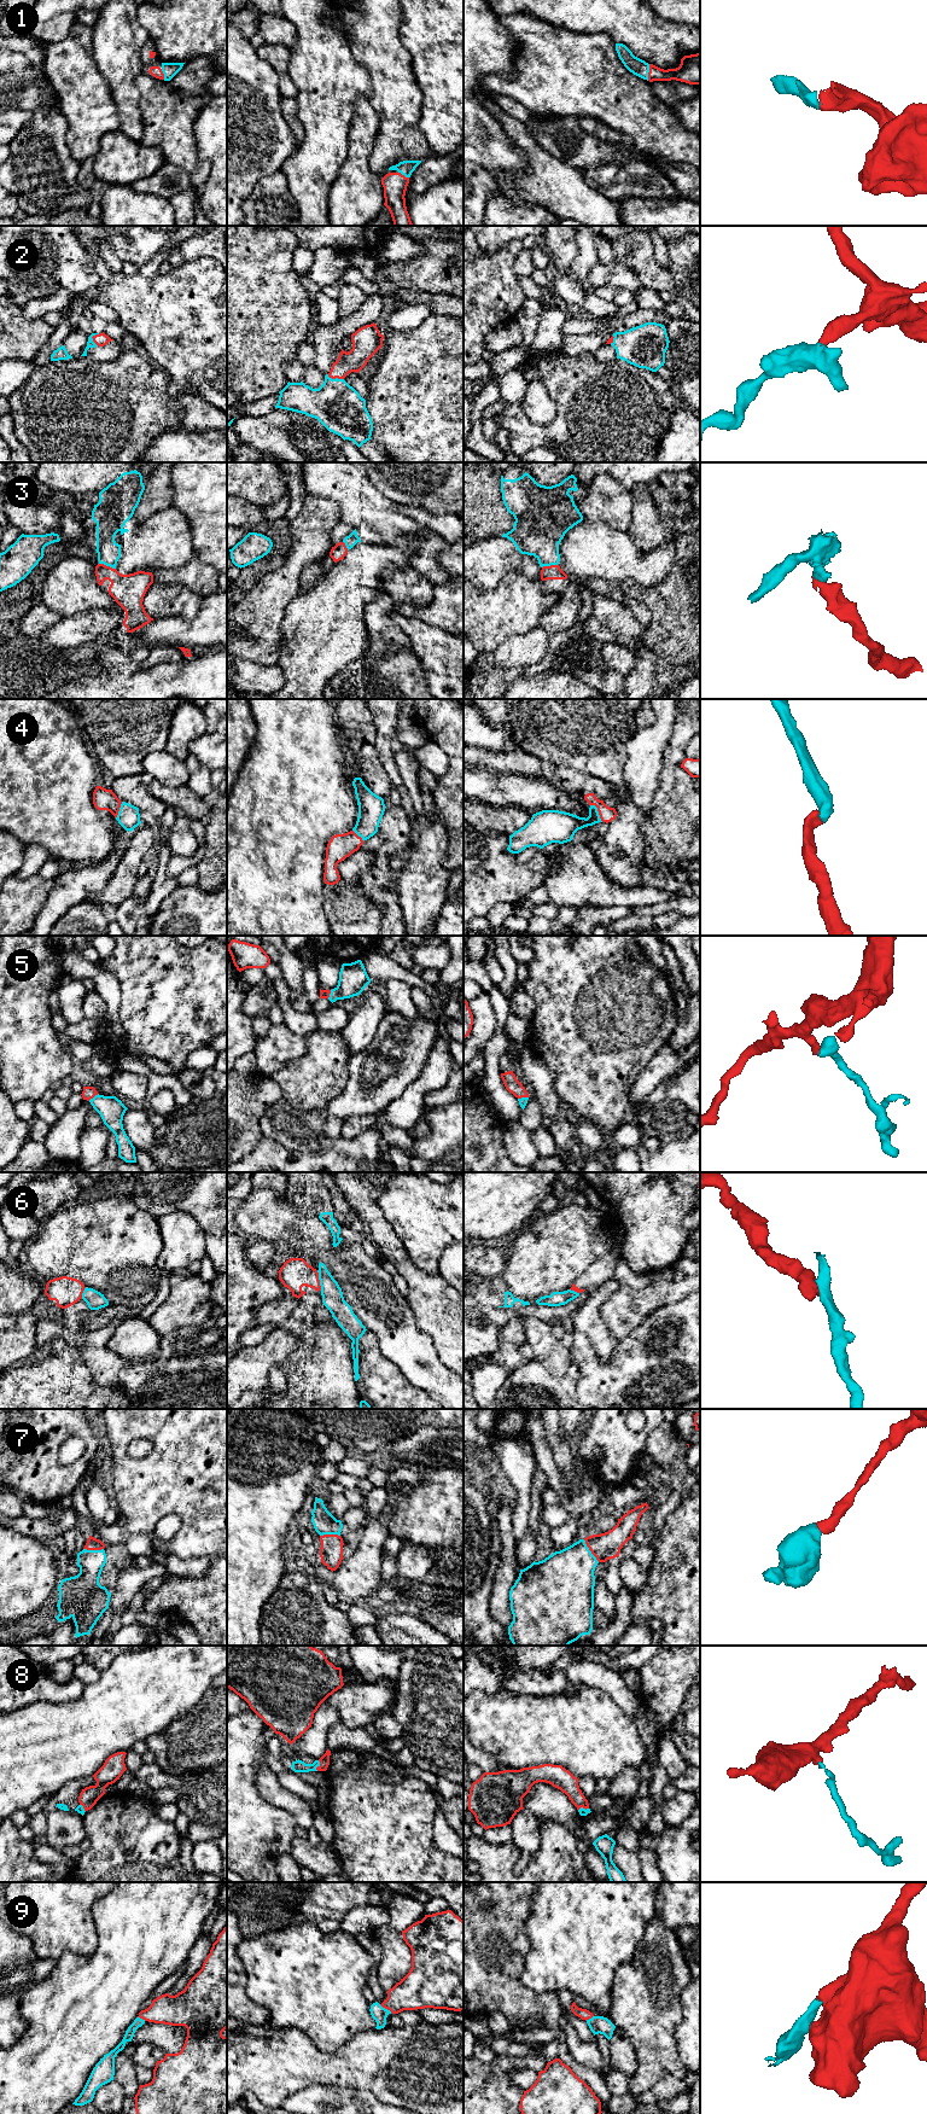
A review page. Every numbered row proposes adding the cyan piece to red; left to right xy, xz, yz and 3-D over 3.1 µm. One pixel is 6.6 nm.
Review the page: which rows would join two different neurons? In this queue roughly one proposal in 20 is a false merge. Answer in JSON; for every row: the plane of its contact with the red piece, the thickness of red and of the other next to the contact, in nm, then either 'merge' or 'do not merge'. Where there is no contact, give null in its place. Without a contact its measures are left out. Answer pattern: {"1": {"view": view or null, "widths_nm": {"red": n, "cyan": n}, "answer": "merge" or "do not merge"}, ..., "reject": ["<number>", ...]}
{"1": {"view": "yz", "widths_nm": {"red": 130, "cyan": 110}, "answer": "merge"}, "2": {"view": "xz", "widths_nm": {"red": 150, "cyan": 320}, "answer": "merge"}, "3": {"view": "xy", "widths_nm": {"red": 220, "cyan": 160}, "answer": "merge"}, "4": {"view": "yz", "widths_nm": {"red": 100, "cyan": 180}, "answer": "merge"}, "5": {"view": "xz", "widths_nm": {"red": 60, "cyan": 190}, "answer": "merge"}, "6": {"view": "xz", "widths_nm": {"red": 200, "cyan": 140}, "answer": "do not merge"}, "7": {"view": "yz", "widths_nm": {"red": 180, "cyan": 380}, "answer": "merge"}, "8": {"view": "xz", "widths_nm": {"red": 70, "cyan": 80}, "answer": "merge"}, "9": {"view": "xz", "widths_nm": {"red": 260, "cyan": 100}, "answer": "merge"}, "reject": ["6"]}

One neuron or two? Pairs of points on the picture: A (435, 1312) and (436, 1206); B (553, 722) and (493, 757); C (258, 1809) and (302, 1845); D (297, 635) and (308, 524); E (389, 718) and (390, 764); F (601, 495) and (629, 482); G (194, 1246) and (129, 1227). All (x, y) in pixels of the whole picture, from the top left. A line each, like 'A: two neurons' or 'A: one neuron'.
A: two neurons
B: two neurons
C: two neurons
D: two neurons
E: one neuron
F: two neurons
G: two neurons

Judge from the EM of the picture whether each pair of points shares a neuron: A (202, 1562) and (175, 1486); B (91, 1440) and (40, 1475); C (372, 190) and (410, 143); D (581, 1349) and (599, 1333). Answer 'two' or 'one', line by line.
A: two
B: one
C: two
D: two

